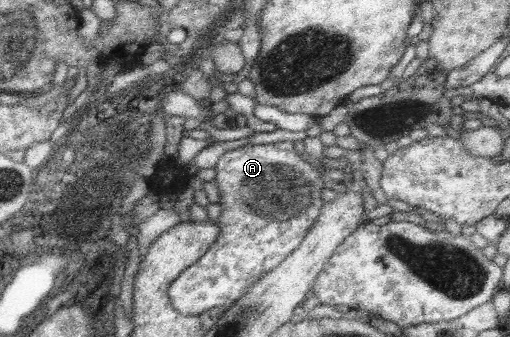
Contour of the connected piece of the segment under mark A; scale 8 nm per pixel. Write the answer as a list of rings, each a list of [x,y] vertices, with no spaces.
[[[293,141],[274,142],[273,144],[244,144],[239,148],[221,153],[215,163],[215,178],[220,206],[216,220],[218,233],[209,246],[209,250],[188,268],[185,268],[176,280],[171,282],[167,297],[169,303],[183,316],[199,315],[211,308],[223,306],[229,308],[251,285],[263,279],[265,273],[273,271],[289,252],[293,252],[307,231],[319,216],[322,205],[321,189],[323,177],[321,170],[302,160],[293,149]]]

